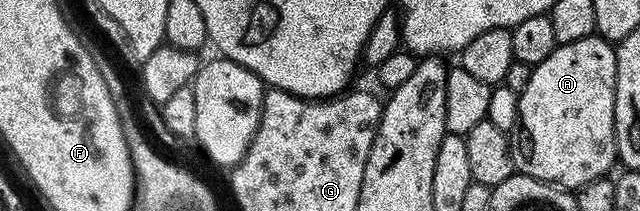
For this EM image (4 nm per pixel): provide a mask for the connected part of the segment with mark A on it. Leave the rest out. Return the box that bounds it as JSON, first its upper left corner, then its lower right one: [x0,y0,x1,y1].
[511,36,618,188]

